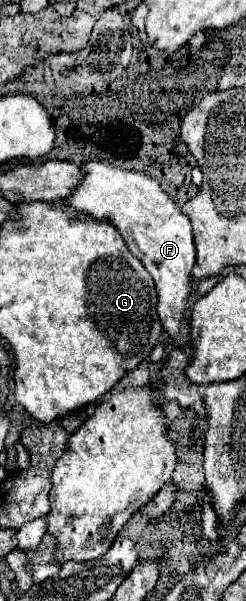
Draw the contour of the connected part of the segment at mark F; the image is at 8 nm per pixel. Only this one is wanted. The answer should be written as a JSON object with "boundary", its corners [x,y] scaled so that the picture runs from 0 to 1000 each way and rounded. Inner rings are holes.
{"boundary":[[[346,270],[329,273],[337,293],[329,303],[305,309],[305,319],[289,319],[280,329],[256,329],[264,339],[280,339],[297,349],[362,356],[394,366],[435,366],[451,369],[484,389],[500,393],[516,413],[549,423],[549,429],[565,429],[589,443],[589,449],[614,456],[630,479],[638,479],[638,522],[654,529],[654,539],[671,546],[671,552],[687,552],[687,559],[711,566],[711,572],[744,576],[768,572],[768,542],[752,536],[752,522],[760,522],[760,499],[768,489],[785,486],[776,479],[776,446],[793,439],[793,406],[785,406],[785,389],[776,389],[776,369],[768,363],[736,353],[736,346],[663,319],[654,306],[598,293],[598,290],[565,290],[565,286],[533,286],[533,283],[500,283],[500,280],[467,280],[419,270]],[[744,552],[752,559],[728,562],[720,556]]]}

